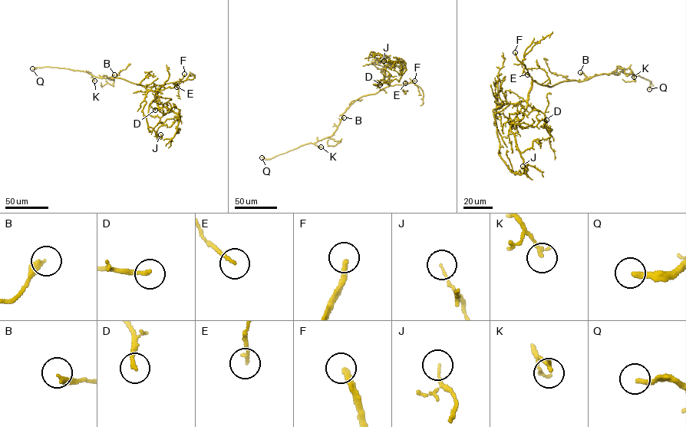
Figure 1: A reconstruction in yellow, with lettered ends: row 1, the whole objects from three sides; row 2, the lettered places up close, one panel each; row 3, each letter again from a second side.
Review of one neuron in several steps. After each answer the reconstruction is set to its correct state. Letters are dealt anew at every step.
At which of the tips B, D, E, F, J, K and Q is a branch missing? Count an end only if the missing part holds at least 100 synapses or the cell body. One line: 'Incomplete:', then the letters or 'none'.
Incomplete: F, Q

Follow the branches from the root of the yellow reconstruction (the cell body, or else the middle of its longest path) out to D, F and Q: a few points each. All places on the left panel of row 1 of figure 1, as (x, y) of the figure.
D: (132, 82), (145, 86), (160, 86), (150, 104), (155, 110)
F: (132, 82), (150, 87), (163, 85), (180, 81), (184, 74)
Q: (132, 82), (120, 77), (97, 77), (85, 71), (64, 68), (32, 68)

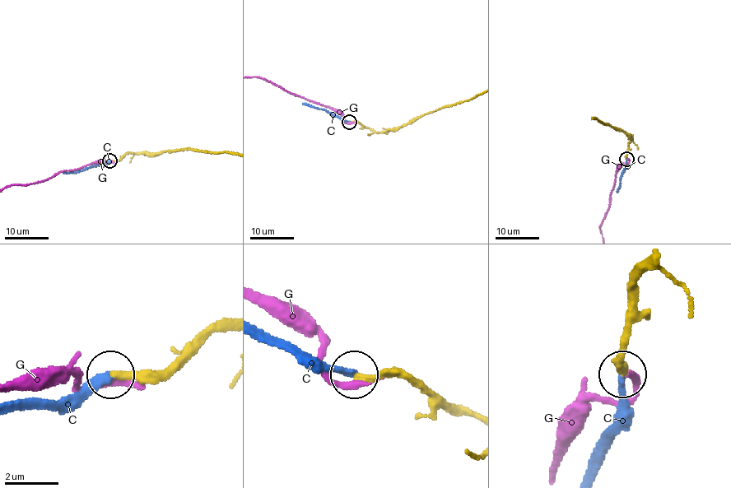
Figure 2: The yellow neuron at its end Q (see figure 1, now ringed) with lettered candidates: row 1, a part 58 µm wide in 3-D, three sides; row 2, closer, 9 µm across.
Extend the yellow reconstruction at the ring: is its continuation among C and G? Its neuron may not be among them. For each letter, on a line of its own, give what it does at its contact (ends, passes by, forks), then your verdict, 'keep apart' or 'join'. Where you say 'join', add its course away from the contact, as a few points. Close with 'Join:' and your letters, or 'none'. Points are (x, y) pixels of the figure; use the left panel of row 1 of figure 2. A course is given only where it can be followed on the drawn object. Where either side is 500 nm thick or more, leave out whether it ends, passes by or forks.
C: it ends | join | via (110, 160), (63, 173)
G: it ends | keep apart
Join: C

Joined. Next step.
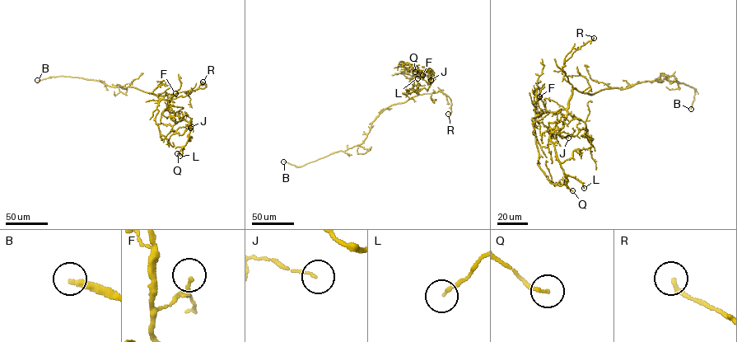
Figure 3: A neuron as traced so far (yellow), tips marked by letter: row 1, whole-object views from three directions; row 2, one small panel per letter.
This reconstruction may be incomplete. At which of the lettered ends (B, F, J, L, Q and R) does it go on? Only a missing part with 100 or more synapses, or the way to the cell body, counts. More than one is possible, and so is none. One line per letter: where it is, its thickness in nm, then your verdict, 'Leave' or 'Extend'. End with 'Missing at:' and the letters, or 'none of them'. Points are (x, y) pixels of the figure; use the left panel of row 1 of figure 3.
B: Place: (37, 80). Thickness 260 nm. Extend
F: Place: (175, 93). Thickness 120 nm. Leave
J: Place: (190, 128). Thickness 80 nm. Leave
L: Place: (179, 156). Thickness 130 nm. Leave
Q: Place: (177, 153). Thickness 150 nm. Leave
R: Place: (202, 81). Thickness 160 nm. Leave
Missing at: B

